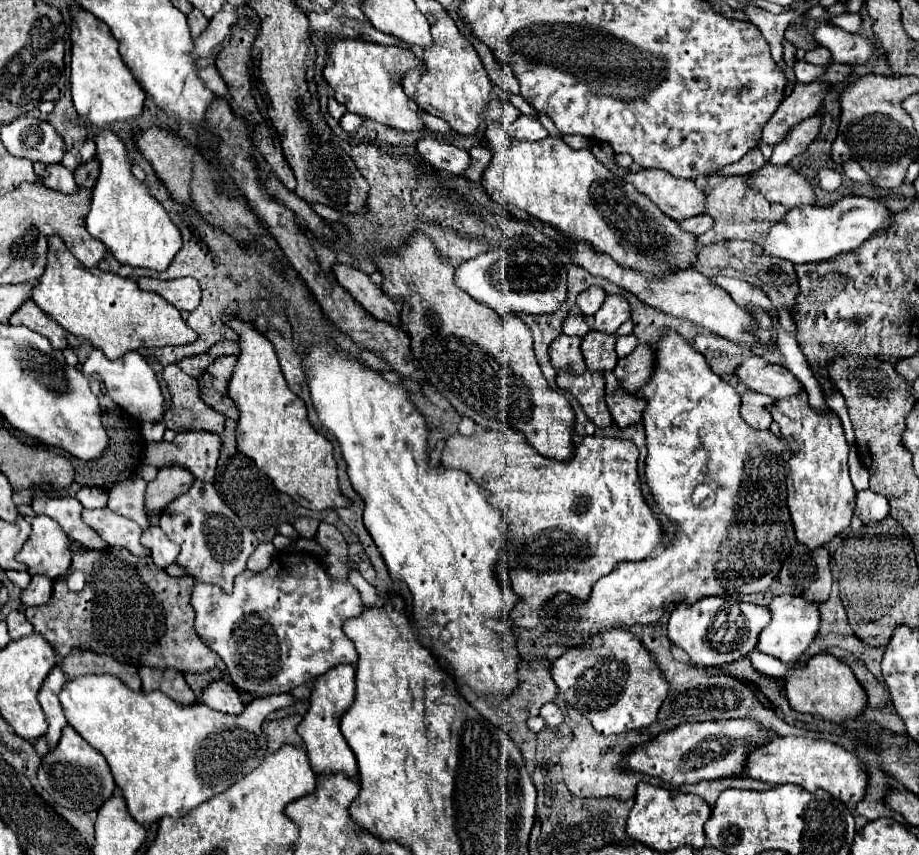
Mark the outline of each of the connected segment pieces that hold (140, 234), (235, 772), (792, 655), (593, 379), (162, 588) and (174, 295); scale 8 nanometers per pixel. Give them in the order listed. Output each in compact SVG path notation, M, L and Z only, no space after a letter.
M69 2L69 6L73 12L71 94L79 122L91 130L89 138L97 146L95 158L101 166L101 174L93 190L91 210L87 214L87 230L107 246L117 262L163 272L181 250L181 232L171 222L163 204L151 194L149 184L135 178L127 146L119 138L119 132L111 128L115 122L127 122L129 118L141 116L145 92L125 68L119 54L119 42L113 38L107 24L81 10L75 2Z
M87 674L69 680L59 700L63 704L63 712L67 722L97 750L105 756L109 762L111 774L127 802L129 814L139 824L153 824L159 822L163 816L181 818L201 802L213 798L215 794L227 790L231 784L235 784L245 772L251 772L253 766L261 762L261 758L267 754L267 742L265 734L261 730L263 720L267 714L271 714L277 708L291 706L297 702L293 694L277 694L277 696L265 696L249 702L241 716L229 716L211 710L205 704L193 704L193 706L179 706L163 692L133 692L129 686L125 686L119 678L111 678L109 674Z
M781 594L781 596L773 598L773 602L769 604L769 610L771 610L771 622L759 634L757 650L763 652L763 654L773 656L773 658L777 658L785 664L793 664L809 648L809 644L813 642L813 636L817 634L817 628L819 628L817 604L811 604L801 596Z
M585 370L583 376L575 376L575 374L561 374L561 376L565 376L569 382L569 386L563 390L573 394L573 398L585 410L587 418L601 428L611 426L613 418L611 418L607 404L605 404L603 374L593 374L589 370Z
M71 544L71 548L71 570L79 570L87 576L85 588L73 592L69 590L65 576L61 576L53 584L53 594L47 604L25 608L25 616L35 632L45 636L61 656L69 656L71 650L77 648L113 656L135 668L171 668L183 674L217 668L223 674L223 680L229 682L221 658L209 650L195 632L195 612L189 602L195 586L191 576L173 578L163 568L155 566L149 556L133 556L129 550L117 546L107 550L87 550L79 544Z
M139 278L141 290L155 292L173 304L179 310L195 310L201 302L201 288L193 278L175 278L175 280L157 280L157 278Z

